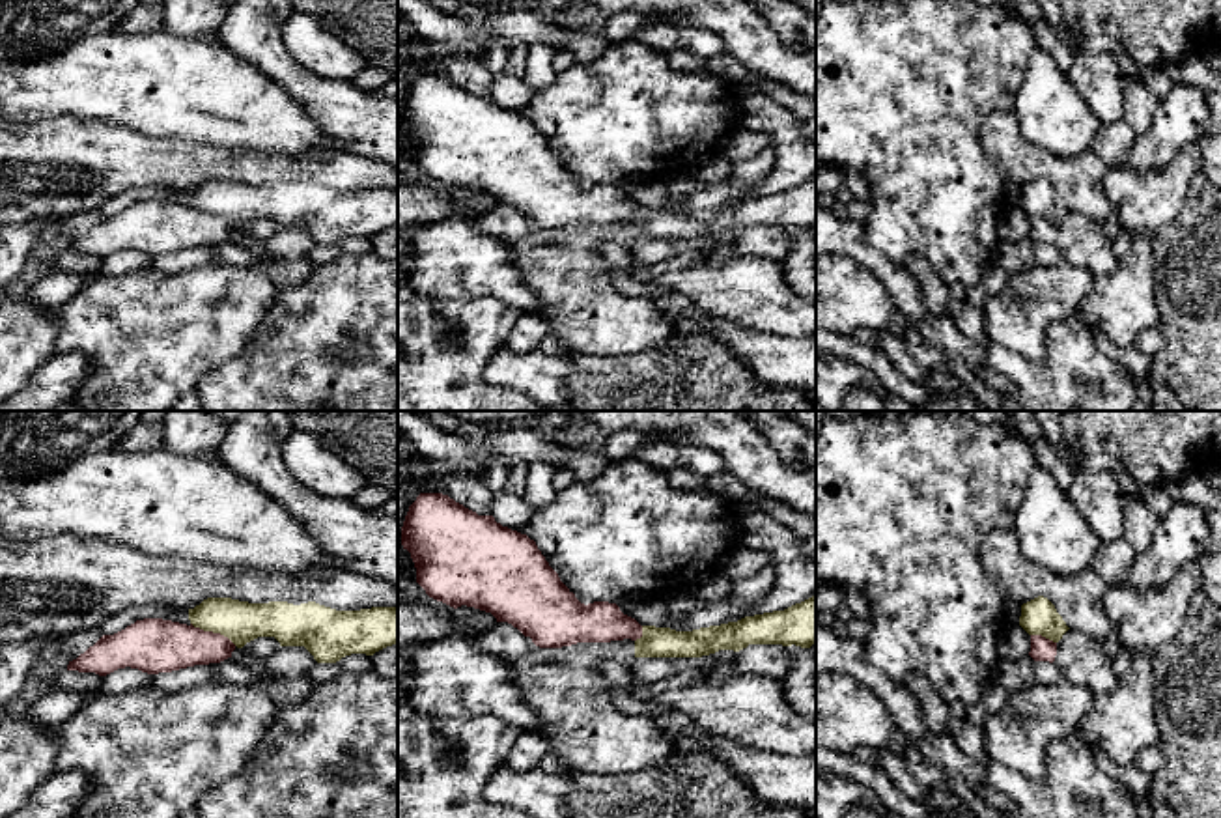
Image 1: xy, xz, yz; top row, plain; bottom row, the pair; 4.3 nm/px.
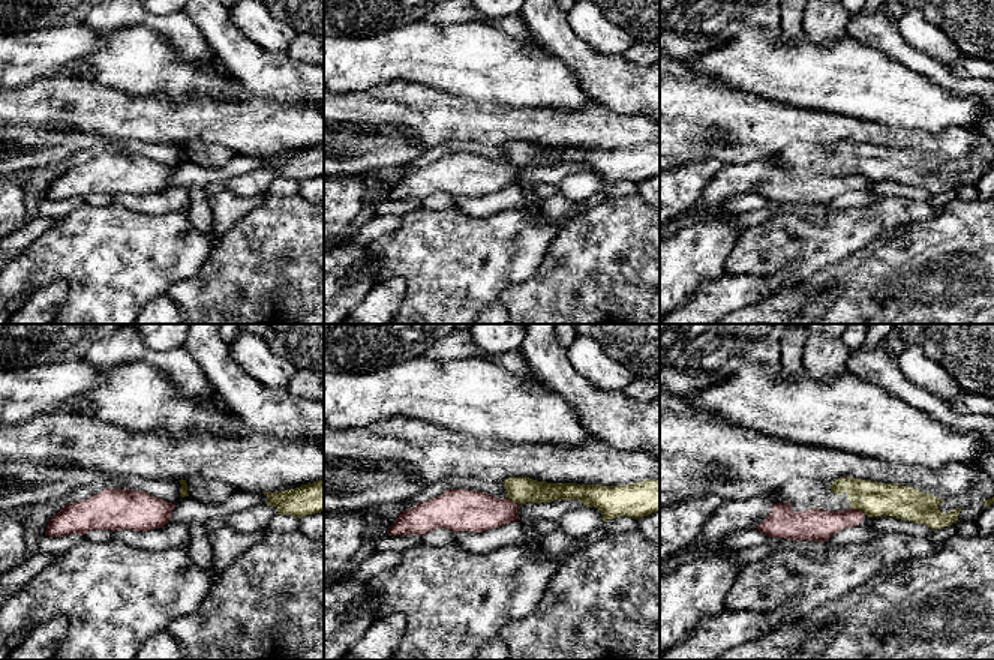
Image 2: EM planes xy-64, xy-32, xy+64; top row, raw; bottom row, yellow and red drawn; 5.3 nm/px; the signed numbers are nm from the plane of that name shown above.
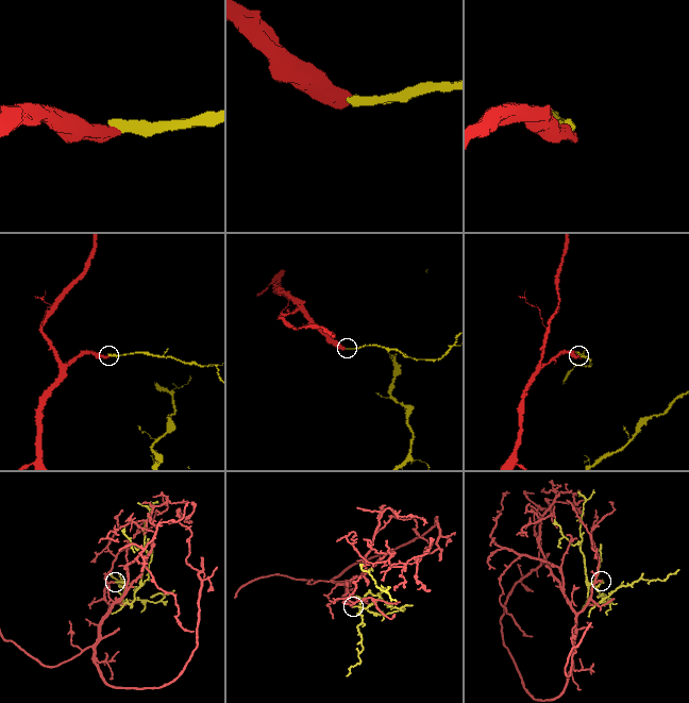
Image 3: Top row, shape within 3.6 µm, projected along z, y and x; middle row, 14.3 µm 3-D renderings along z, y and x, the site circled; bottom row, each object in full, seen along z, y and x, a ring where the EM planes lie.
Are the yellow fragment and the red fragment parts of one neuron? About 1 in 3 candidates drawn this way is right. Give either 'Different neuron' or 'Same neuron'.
Different neuron

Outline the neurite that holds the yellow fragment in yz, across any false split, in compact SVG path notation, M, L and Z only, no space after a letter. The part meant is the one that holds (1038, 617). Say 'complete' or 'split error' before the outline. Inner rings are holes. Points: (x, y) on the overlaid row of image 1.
complete; M1038 596L1021 605L1019 626L1029 635L1042 635L1053 642L1059 642L1070 629L1057 613L1055 605L1044 596Z

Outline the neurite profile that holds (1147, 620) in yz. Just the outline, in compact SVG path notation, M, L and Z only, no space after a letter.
M1187 562L1163 588L1139 590L1124 583L1111 585L1103 611L1118 629L1124 650L1152 657L1180 633L1189 601L1199 590L1200 566Z

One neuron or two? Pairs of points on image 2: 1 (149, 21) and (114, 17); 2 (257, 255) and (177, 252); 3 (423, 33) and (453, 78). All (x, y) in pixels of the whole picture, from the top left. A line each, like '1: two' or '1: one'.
1: one
2: two
3: one

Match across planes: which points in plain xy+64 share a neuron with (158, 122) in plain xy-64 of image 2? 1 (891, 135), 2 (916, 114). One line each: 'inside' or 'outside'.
1: inside
2: outside

